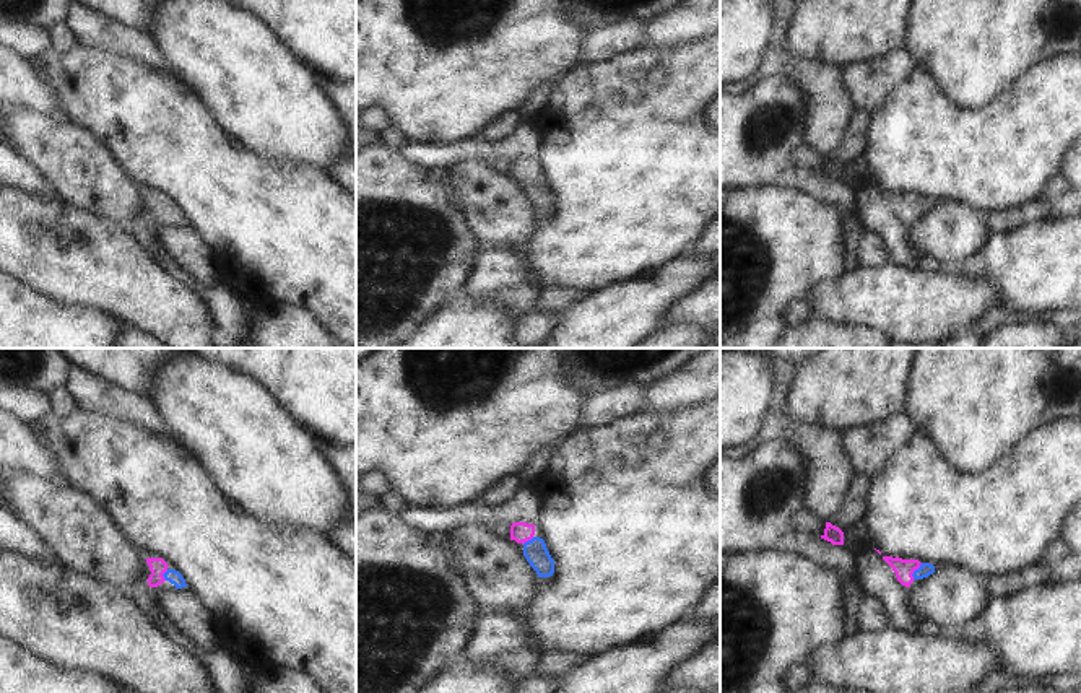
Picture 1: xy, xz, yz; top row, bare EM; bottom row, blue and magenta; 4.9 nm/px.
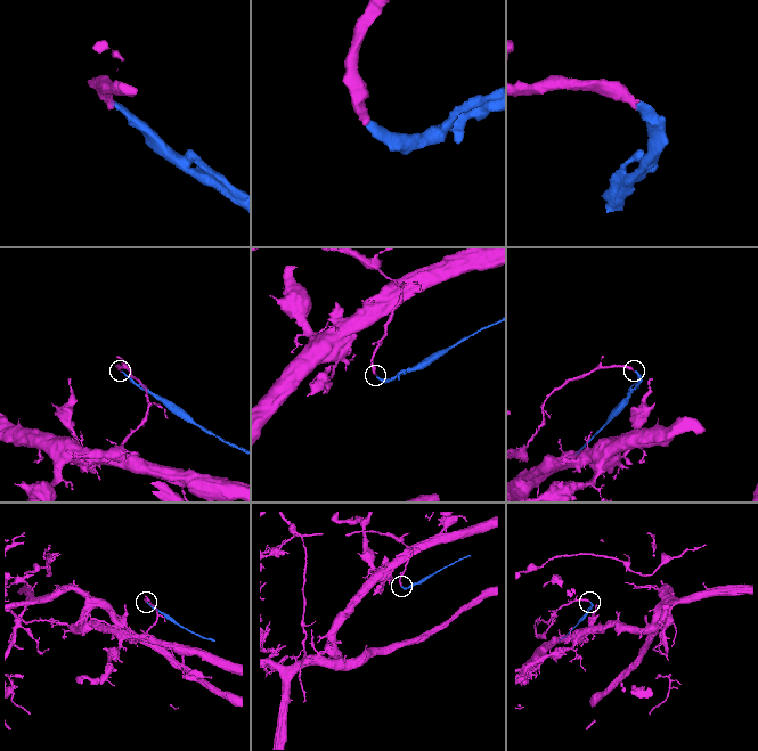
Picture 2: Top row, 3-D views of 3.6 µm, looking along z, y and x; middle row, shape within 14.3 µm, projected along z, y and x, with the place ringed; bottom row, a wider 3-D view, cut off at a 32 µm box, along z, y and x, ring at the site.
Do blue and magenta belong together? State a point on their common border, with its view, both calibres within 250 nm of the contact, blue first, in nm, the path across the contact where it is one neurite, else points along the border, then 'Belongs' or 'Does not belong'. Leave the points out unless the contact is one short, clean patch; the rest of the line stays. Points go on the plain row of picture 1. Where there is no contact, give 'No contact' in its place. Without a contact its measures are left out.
Touches blue at yz (914, 207). Thickness 70 nm (blue) against 100 nm. Path across: yz (925, 205), (914, 207), (904, 204). Belongs.

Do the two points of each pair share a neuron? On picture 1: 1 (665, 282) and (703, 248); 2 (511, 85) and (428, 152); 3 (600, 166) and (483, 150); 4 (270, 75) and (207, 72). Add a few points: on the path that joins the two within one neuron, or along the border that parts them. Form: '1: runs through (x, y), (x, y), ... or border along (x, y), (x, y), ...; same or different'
1: border along (688, 254), (703, 259); different
2: border along (477, 134), (452, 142), (407, 142); different
3: border along (542, 139), (533, 160); different
4: runs through (254, 75), (247, 75), (243, 70), (223, 70); same

